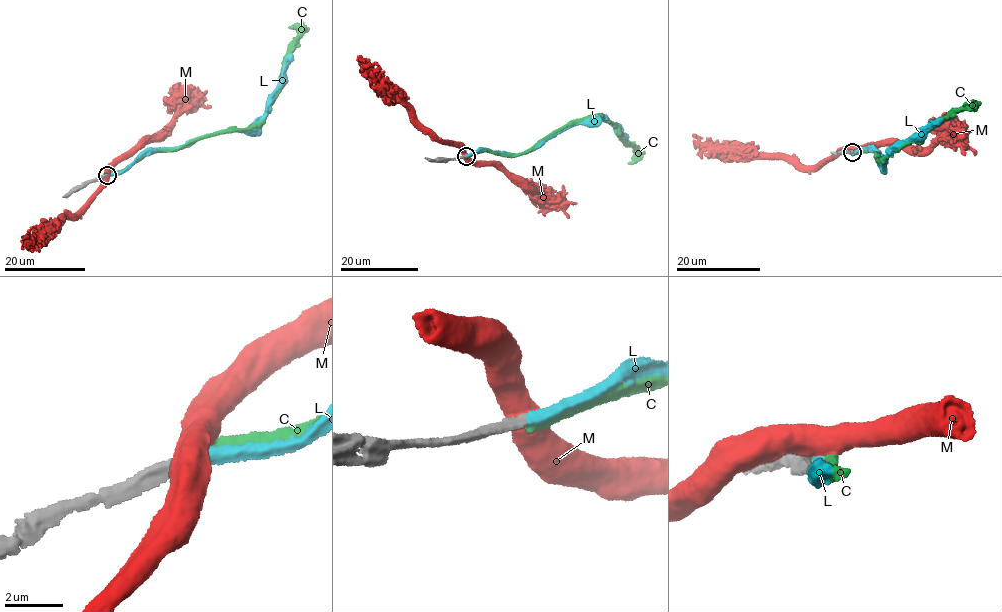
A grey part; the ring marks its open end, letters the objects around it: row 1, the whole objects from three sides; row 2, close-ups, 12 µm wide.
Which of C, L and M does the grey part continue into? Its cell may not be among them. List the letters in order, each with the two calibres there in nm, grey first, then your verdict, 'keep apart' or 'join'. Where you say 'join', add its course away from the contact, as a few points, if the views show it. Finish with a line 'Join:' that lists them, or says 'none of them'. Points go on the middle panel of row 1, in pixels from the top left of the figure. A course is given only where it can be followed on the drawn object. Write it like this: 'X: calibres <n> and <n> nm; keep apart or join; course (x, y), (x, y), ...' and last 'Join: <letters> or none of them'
C: calibres 400 and 400 nm; keep apart
L: calibres 400 and 380 nm; join; course (466, 155), (485, 148), (527, 153), (569, 127), (600, 117), (625, 139)
M: calibres 380 and 600 nm; keep apart
Join: L

